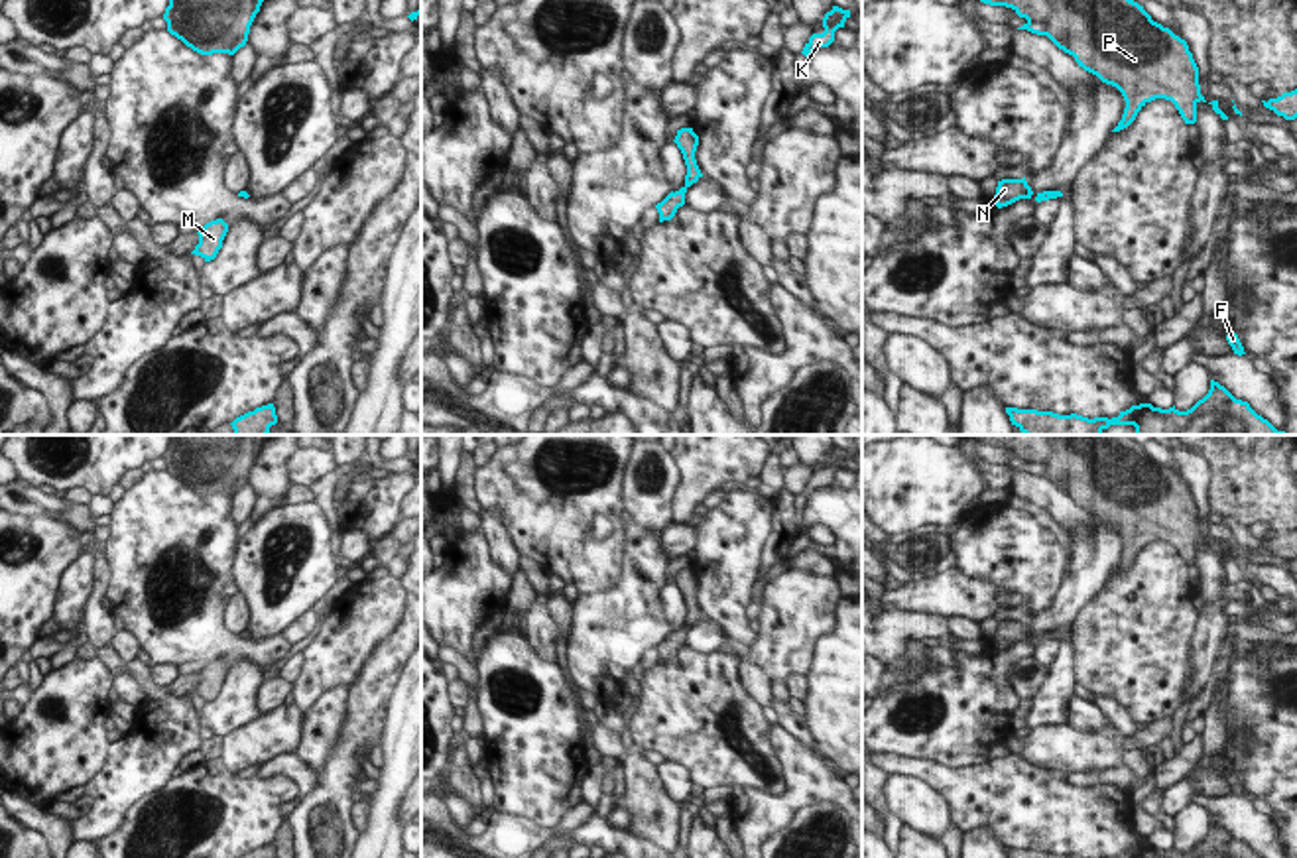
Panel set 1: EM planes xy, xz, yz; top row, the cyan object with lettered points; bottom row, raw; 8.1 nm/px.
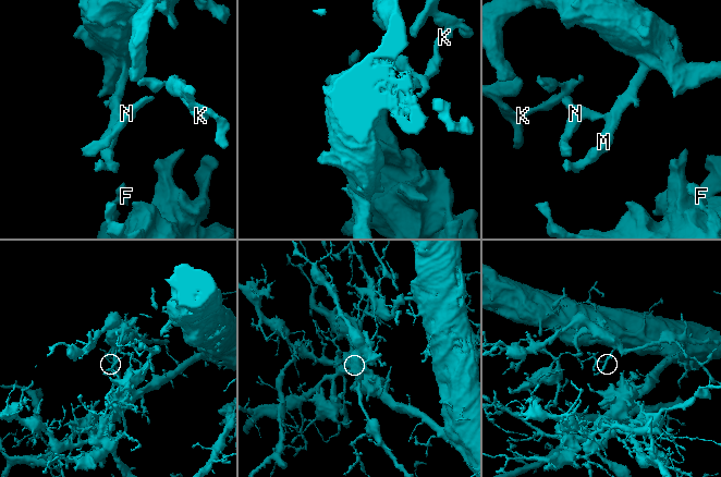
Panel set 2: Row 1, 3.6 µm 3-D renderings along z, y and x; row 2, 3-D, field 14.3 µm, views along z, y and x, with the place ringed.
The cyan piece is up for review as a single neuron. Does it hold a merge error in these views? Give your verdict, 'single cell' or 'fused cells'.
single cell

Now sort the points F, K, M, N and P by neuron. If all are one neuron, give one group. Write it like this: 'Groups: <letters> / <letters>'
Groups: F K M N P.

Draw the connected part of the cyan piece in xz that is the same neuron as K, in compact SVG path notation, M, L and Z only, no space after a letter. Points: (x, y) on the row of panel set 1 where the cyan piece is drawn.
M833 6L831 12L823 18L823 33L813 33L809 41L803 47L803 55L809 57L819 47L829 47L834 41L834 31L838 28L844 28L844 22L850 18L850 10L842 10L838 6Z

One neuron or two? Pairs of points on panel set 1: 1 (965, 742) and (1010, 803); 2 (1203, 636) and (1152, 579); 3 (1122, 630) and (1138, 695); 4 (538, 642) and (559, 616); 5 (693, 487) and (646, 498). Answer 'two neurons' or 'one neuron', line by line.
1: two neurons
2: two neurons
3: one neuron
4: two neurons
5: two neurons

